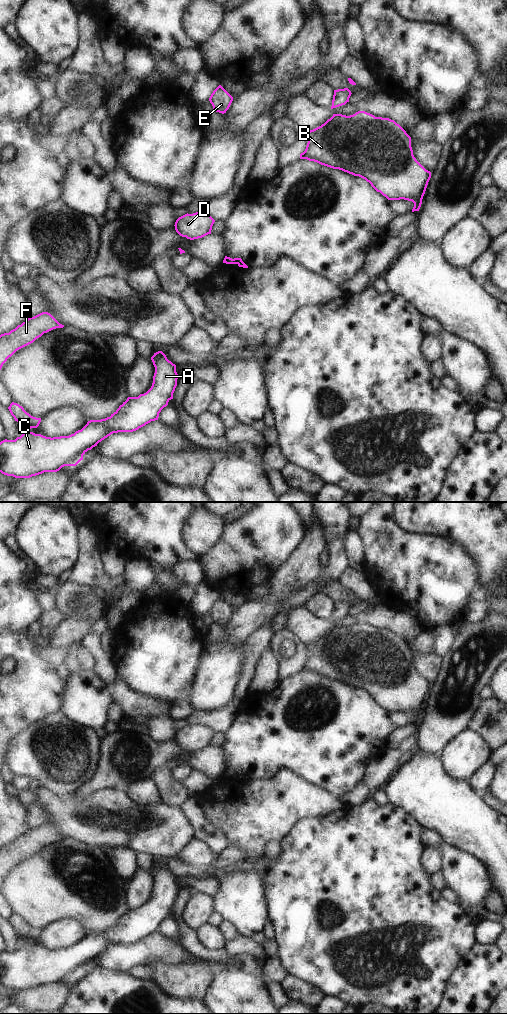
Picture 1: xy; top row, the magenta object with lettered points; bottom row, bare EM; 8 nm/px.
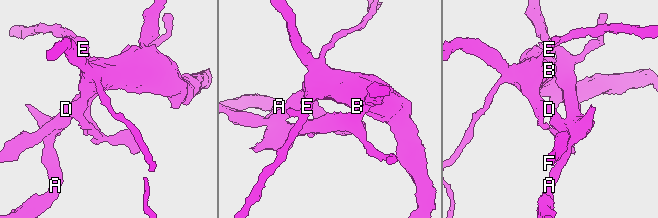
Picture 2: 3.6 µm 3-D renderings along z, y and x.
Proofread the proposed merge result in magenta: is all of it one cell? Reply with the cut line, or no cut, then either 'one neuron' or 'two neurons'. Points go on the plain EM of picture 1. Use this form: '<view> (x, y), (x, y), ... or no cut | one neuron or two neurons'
xy (242, 773), (238, 776) | two neurons

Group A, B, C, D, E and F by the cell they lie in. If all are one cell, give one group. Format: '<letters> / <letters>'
A C / B D E F

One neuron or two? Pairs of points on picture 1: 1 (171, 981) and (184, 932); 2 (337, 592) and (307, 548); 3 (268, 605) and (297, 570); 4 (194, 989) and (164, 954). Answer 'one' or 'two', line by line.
1: two
2: two
3: one
4: two

